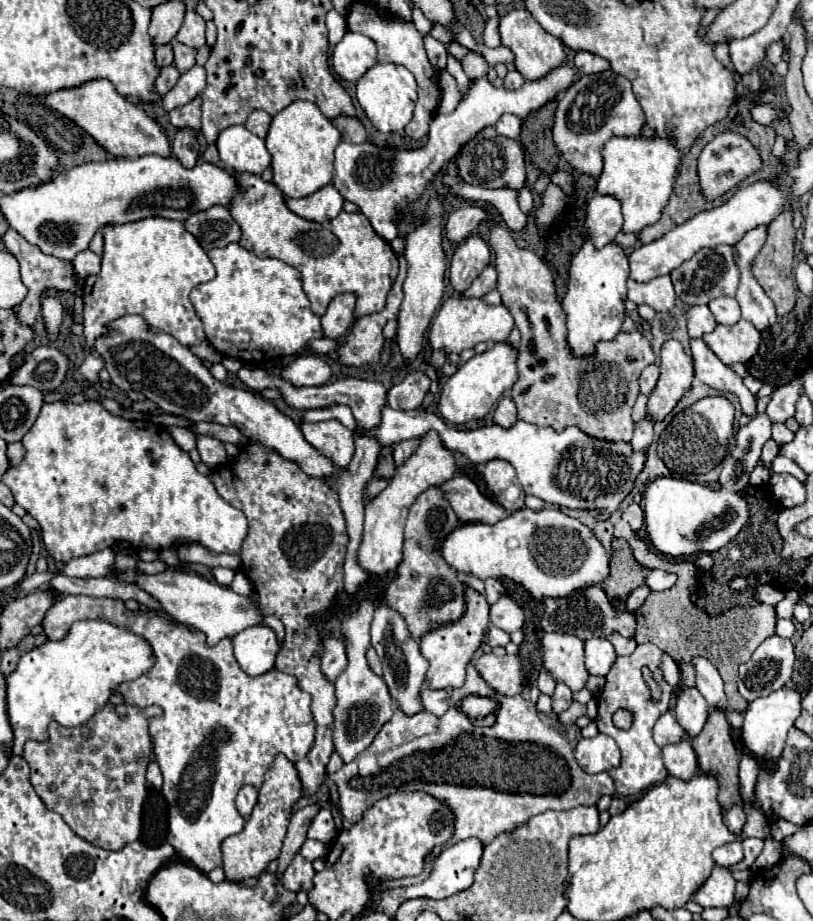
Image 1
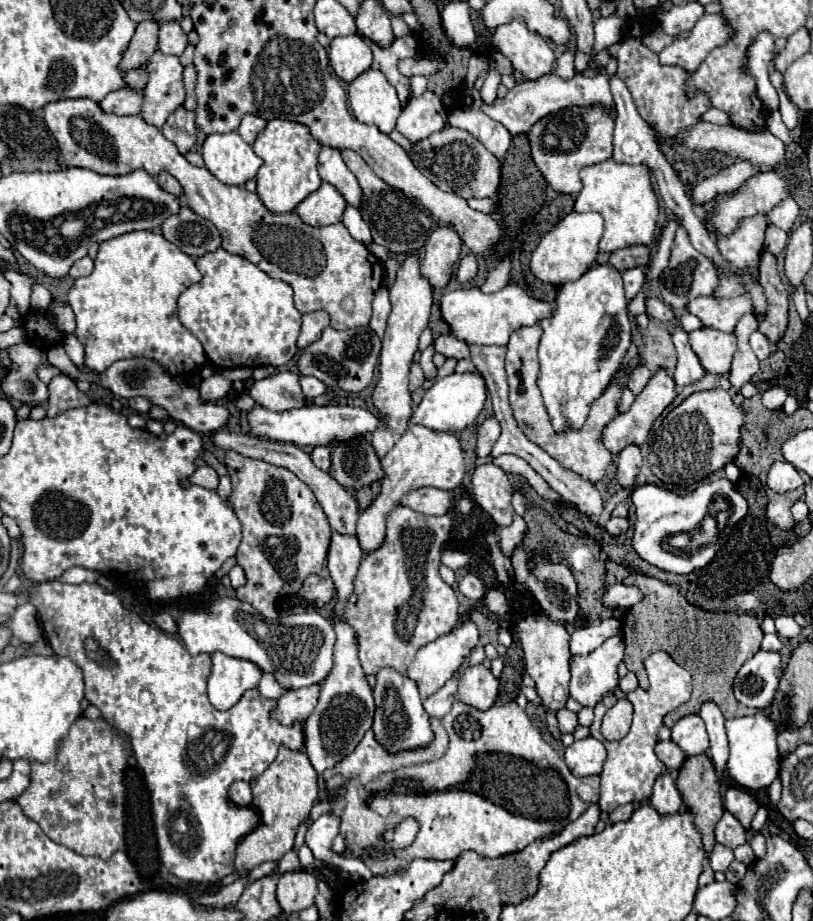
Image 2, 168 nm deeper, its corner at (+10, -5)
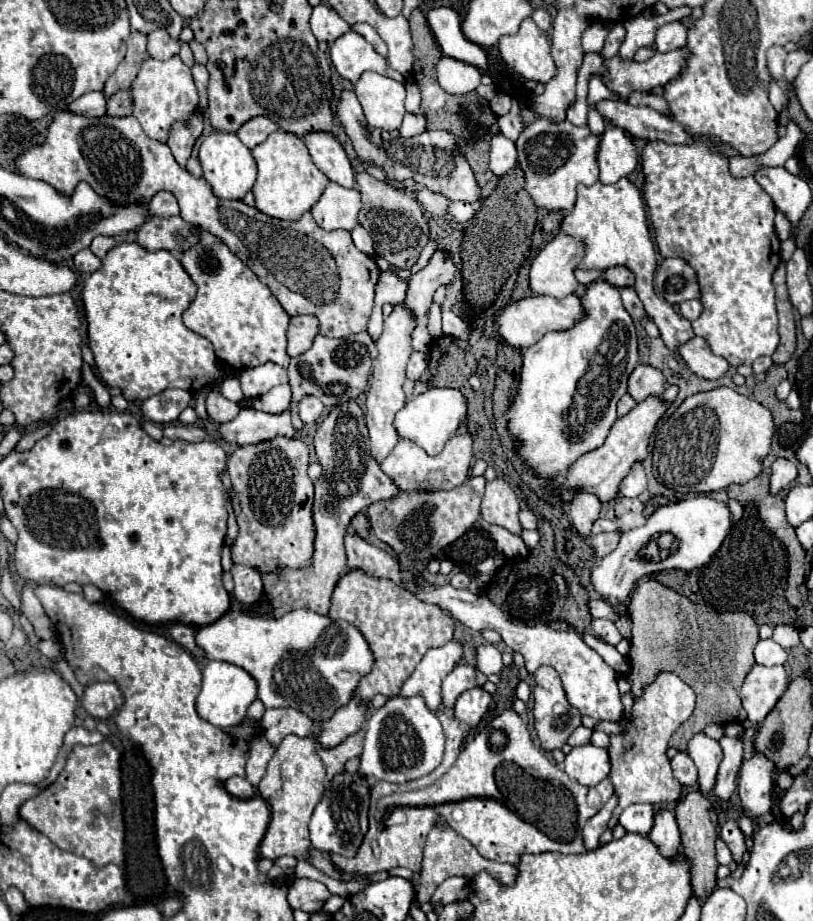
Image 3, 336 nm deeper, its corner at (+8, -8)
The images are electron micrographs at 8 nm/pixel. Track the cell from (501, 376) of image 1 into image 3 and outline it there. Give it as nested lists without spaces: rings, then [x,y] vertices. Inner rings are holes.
[[[432,387],[426,393],[408,401],[406,407],[396,413],[394,427],[398,431],[398,437],[416,443],[428,455],[438,455],[444,449],[444,443],[456,433],[464,415],[466,415],[466,401],[458,389],[436,389],[436,387]]]

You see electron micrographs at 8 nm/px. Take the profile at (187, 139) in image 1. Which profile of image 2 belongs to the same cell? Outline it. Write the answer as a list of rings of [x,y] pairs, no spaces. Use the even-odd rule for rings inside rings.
[[[162,170],[162,172],[158,174],[158,182],[160,182],[162,188],[166,188],[168,192],[174,192],[176,196],[180,196],[180,192],[182,192],[180,182],[178,182],[174,176],[170,176],[166,170]]]

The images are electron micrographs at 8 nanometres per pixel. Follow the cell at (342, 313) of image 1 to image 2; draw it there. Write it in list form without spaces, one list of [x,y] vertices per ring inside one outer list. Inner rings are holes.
[[[316,310],[302,316],[302,332],[298,336],[298,348],[308,348],[312,342],[320,340],[322,330],[330,324],[328,312]]]

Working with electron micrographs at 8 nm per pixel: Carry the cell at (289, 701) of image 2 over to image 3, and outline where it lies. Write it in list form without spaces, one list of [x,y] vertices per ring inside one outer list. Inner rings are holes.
[[[266,711],[262,717],[262,735],[270,745],[278,745],[286,735],[312,735],[312,719],[300,715],[300,711]]]

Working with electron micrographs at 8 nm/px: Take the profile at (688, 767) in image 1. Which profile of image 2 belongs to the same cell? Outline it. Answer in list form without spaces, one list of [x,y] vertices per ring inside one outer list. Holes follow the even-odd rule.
[[[666,768],[658,776],[650,802],[662,814],[674,814],[674,812],[678,812],[682,808],[682,804],[684,804],[682,794],[676,788],[676,776],[674,776],[674,772],[670,768]]]

